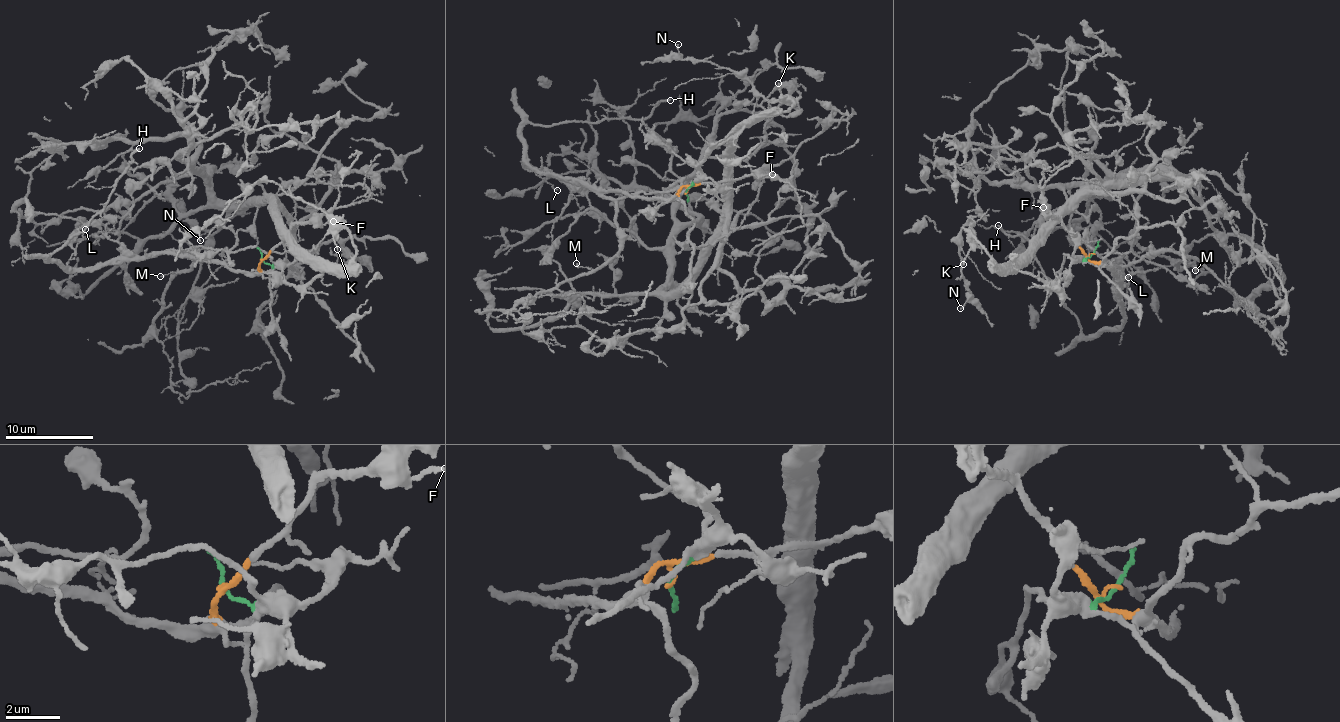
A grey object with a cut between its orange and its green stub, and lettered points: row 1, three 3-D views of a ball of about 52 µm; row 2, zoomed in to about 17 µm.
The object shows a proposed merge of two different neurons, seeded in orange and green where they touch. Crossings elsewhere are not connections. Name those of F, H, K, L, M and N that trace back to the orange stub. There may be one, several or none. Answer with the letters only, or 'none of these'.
F, H, L, M

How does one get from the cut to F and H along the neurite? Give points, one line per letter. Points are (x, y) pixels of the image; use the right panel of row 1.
F: (1093, 252), (1087, 255), (1082, 251), (1059, 220), (1043, 207)
H: (1093, 252), (1092, 261), (1116, 271), (1123, 283), (1126, 315), (1120, 325), (1083, 334), (1030, 243), (997, 225)

